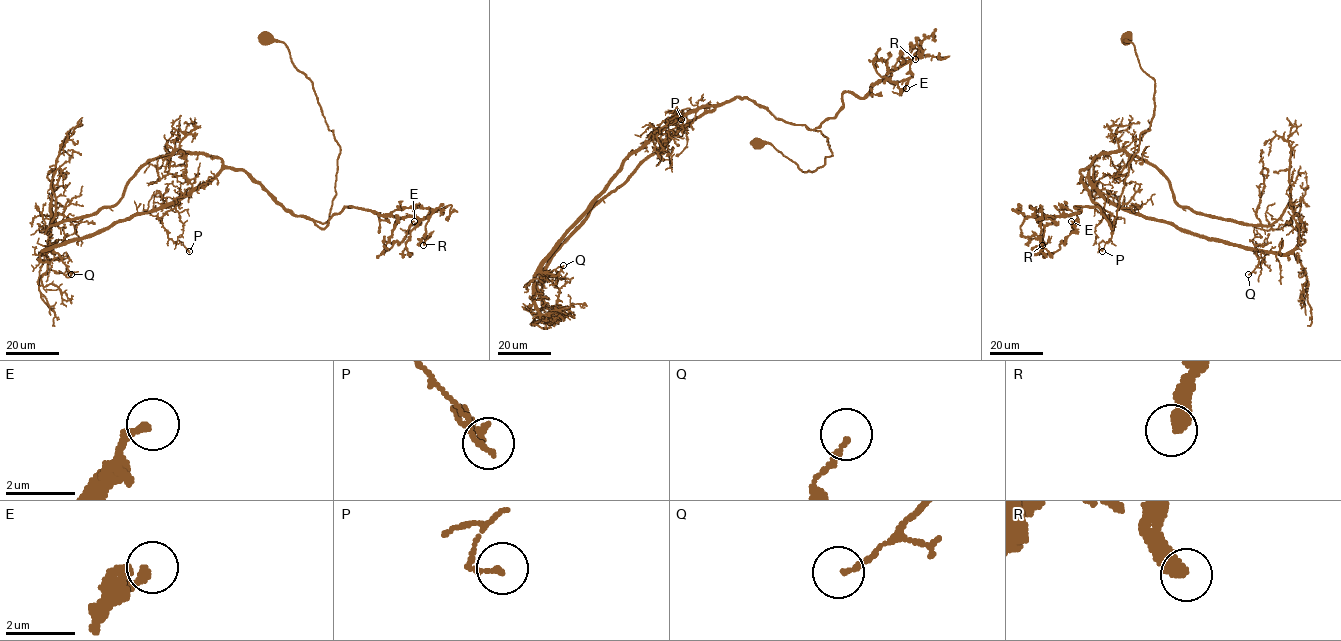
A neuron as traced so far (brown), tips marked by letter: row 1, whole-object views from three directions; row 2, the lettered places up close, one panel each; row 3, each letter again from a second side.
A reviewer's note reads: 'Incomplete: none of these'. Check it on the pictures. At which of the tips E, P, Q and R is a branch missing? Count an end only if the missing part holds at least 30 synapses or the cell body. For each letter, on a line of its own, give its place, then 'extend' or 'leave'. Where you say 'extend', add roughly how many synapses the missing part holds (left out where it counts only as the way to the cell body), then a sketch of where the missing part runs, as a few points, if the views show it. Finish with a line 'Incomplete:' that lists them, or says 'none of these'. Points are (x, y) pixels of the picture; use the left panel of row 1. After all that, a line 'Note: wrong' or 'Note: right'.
E: place (414, 221); leave
P: place (189, 251); leave
Q: place (71, 274); leave
R: place (423, 245); leave
Incomplete: none of these
Note: right

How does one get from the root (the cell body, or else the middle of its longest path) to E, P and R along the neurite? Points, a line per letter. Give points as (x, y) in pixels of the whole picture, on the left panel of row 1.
E: (268, 38), (312, 82), (340, 147), (329, 217), (315, 223), (350, 206), (394, 216), (382, 254), (414, 221)
P: (268, 38), (312, 82), (340, 147), (329, 217), (292, 215), (224, 168), (162, 217), (189, 251)
R: (268, 38), (312, 82), (340, 147), (329, 217), (315, 223), (350, 206), (426, 217), (423, 245)

